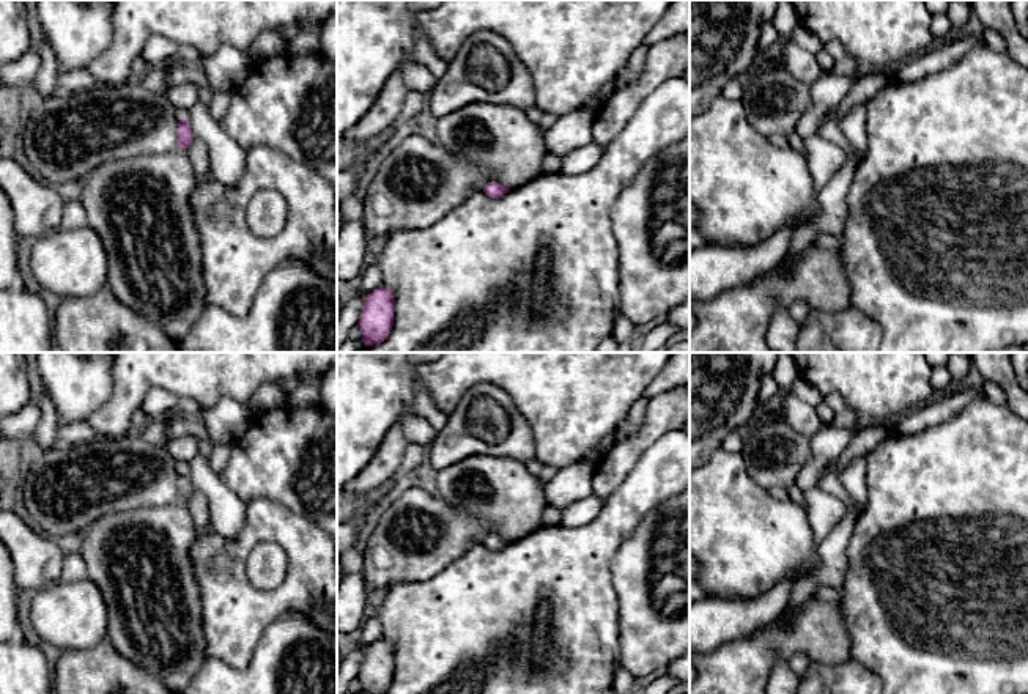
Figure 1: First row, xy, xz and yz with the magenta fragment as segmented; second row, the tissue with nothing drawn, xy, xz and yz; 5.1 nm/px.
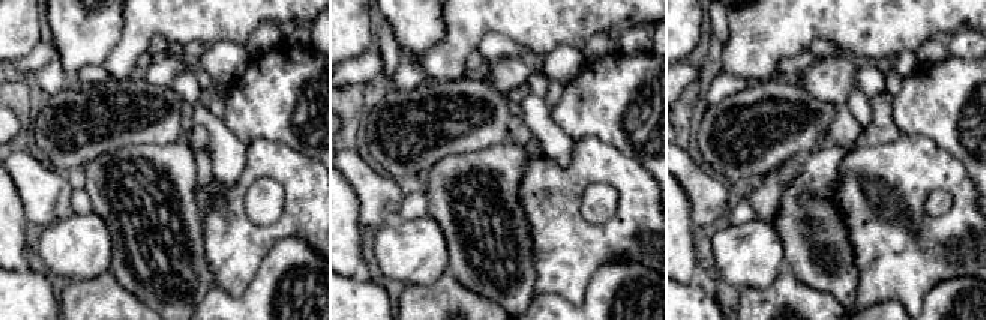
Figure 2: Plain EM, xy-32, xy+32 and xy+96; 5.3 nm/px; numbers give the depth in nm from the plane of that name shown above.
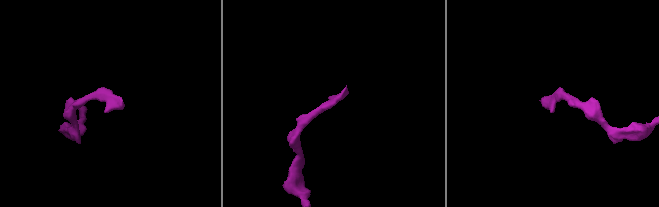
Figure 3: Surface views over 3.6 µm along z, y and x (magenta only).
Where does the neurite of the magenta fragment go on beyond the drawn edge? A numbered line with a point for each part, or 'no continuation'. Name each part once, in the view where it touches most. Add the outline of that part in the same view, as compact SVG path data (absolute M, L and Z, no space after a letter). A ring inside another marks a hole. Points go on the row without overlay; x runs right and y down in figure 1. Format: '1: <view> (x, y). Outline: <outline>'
no continuation

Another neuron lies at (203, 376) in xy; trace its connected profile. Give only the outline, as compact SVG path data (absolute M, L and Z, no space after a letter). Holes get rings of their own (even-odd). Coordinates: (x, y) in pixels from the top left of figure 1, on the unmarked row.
M115 353L110 365L112 393L85 422L99 436L121 437L132 433L132 414L142 408L153 387L178 398L195 400L202 409L208 409L225 397L249 404L264 382L291 386L304 379L318 381L331 368L337 368L337 353Z

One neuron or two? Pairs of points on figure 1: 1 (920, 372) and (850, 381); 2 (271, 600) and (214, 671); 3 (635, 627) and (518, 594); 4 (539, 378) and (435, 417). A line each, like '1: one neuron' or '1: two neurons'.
1: one neuron
2: two neurons
3: two neurons
4: two neurons

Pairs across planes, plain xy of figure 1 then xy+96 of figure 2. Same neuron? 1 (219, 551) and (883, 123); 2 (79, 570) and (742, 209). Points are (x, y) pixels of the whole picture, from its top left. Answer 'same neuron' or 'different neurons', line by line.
1: same neuron
2: same neuron

